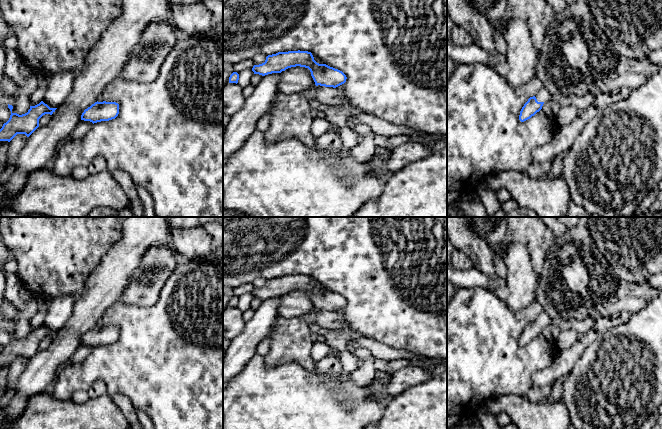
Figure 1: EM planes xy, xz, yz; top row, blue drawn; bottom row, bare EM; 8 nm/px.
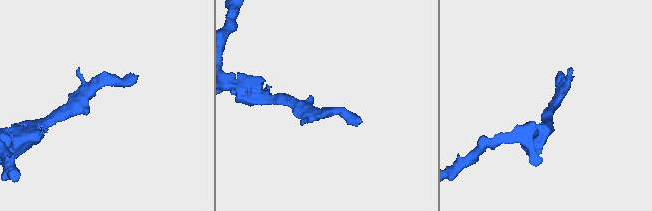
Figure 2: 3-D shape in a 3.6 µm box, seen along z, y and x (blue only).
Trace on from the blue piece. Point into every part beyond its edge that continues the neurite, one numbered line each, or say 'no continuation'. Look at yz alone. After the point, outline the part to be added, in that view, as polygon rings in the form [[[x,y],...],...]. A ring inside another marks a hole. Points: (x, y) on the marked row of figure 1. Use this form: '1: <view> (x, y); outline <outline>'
1: yz (543, 95); outline [[[542,87],[537,94],[535,95],[536,99],[538,102],[547,102],[549,101],[549,99],[551,98],[551,94],[548,92],[547,89],[545,89],[544,87]]]

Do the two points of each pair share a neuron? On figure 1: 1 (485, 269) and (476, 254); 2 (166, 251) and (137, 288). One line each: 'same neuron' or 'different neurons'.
1: same neuron
2: same neuron

